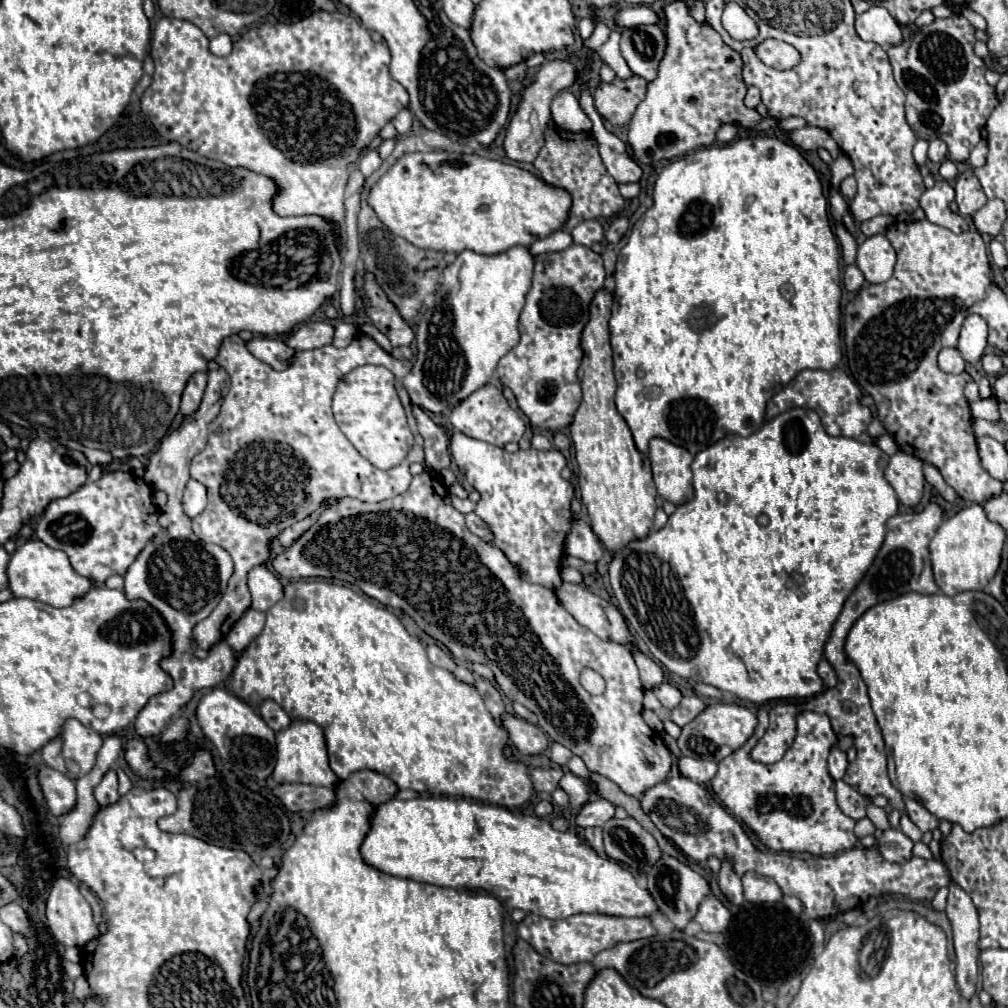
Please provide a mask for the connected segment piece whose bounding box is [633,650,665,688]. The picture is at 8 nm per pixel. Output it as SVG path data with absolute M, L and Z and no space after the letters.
M641 650L633 652L633 660L635 660L637 668L639 668L643 688L653 688L653 686L657 686L657 684L661 684L665 680L663 668L655 660L651 660L647 654L643 654Z

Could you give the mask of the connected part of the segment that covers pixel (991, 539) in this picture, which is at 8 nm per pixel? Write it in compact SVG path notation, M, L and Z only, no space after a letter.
M971 504L945 520L929 546L935 582L941 592L955 596L965 590L983 590L999 568L1003 542L1005 530L999 524L991 522L979 504Z

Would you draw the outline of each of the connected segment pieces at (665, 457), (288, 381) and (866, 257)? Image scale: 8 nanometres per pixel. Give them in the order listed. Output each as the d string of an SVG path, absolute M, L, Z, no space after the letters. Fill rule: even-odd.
M653 438L649 444L649 458L657 494L677 504L683 500L691 500L691 462L693 456L663 438Z
M359 334L349 346L335 348L335 346L321 346L315 350L297 352L291 366L283 372L271 370L265 362L257 360L249 350L247 344L239 336L229 336L223 340L219 356L215 362L229 374L231 388L229 394L223 398L219 416L209 424L209 442L203 452L199 452L191 460L191 478L199 480L207 488L207 506L205 510L193 518L193 532L209 544L217 544L223 550L227 550L235 562L235 572L229 580L227 592L223 594L217 608L201 620L193 628L193 640L195 646L209 650L221 638L227 636L231 626L243 616L243 612L251 606L251 594L247 588L247 572L255 566L261 566L269 560L269 544L273 538L277 538L285 528L291 524L307 518L319 506L327 500L337 500L343 496L351 496L363 502L381 502L387 498L393 498L397 494L403 494L411 484L411 472L409 466L413 462L423 460L423 438L417 432L417 422L411 412L411 400L407 390L403 388L403 376L411 370L409 360L397 360L391 354L387 354L373 338ZM365 364L377 364L391 370L397 378L397 392L401 396L401 402L405 406L411 432L415 434L415 446L409 452L409 456L403 460L403 464L391 468L391 470L379 470L369 460L365 460L355 446L345 438L345 434L339 430L333 412L331 412L331 398L337 388L337 382L357 366Z
M883 234L869 236L857 248L857 266L869 284L887 282L895 266L895 250Z

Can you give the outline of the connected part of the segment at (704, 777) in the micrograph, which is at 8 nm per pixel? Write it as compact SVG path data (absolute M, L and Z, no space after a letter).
M669 746L669 750L679 758L679 770L683 776L691 778L697 784L707 784L715 774L717 774L717 764L711 760L695 760L681 756L677 746Z

